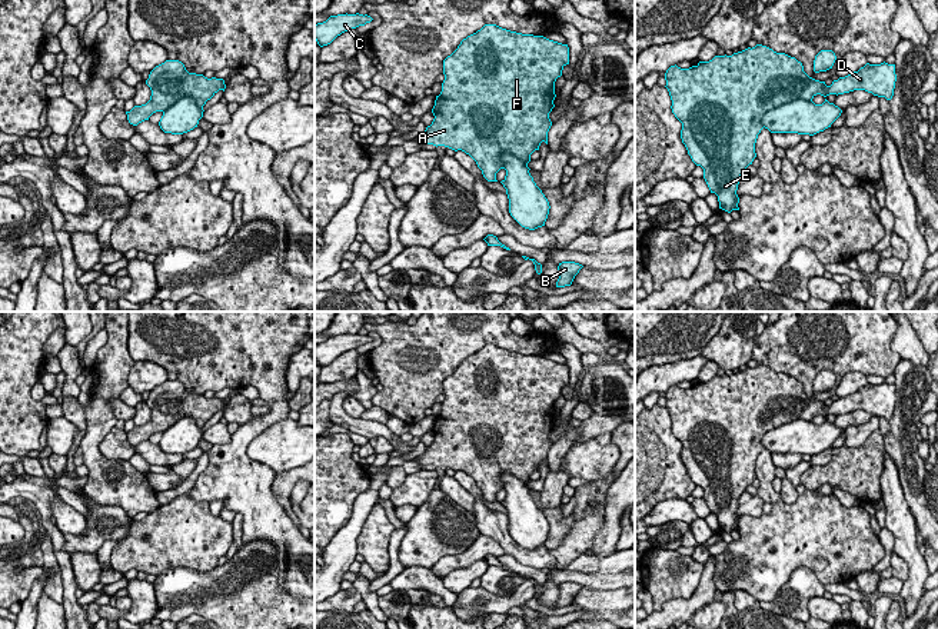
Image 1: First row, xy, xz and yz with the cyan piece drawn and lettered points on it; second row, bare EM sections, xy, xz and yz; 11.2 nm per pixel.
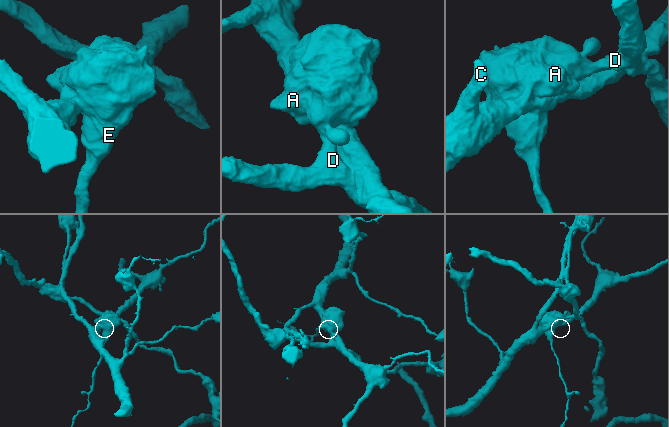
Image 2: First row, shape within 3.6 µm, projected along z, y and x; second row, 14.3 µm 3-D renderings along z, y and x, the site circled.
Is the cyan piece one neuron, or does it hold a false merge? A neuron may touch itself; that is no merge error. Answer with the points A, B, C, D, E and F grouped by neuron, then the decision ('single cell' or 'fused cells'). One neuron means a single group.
A B D E F / C | fused cells

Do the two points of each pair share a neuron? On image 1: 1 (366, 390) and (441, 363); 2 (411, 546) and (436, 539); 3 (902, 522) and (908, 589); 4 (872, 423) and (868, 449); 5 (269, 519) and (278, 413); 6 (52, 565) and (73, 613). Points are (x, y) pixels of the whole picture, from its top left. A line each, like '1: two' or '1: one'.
1: two
2: one
3: one
4: two
5: one
6: two

